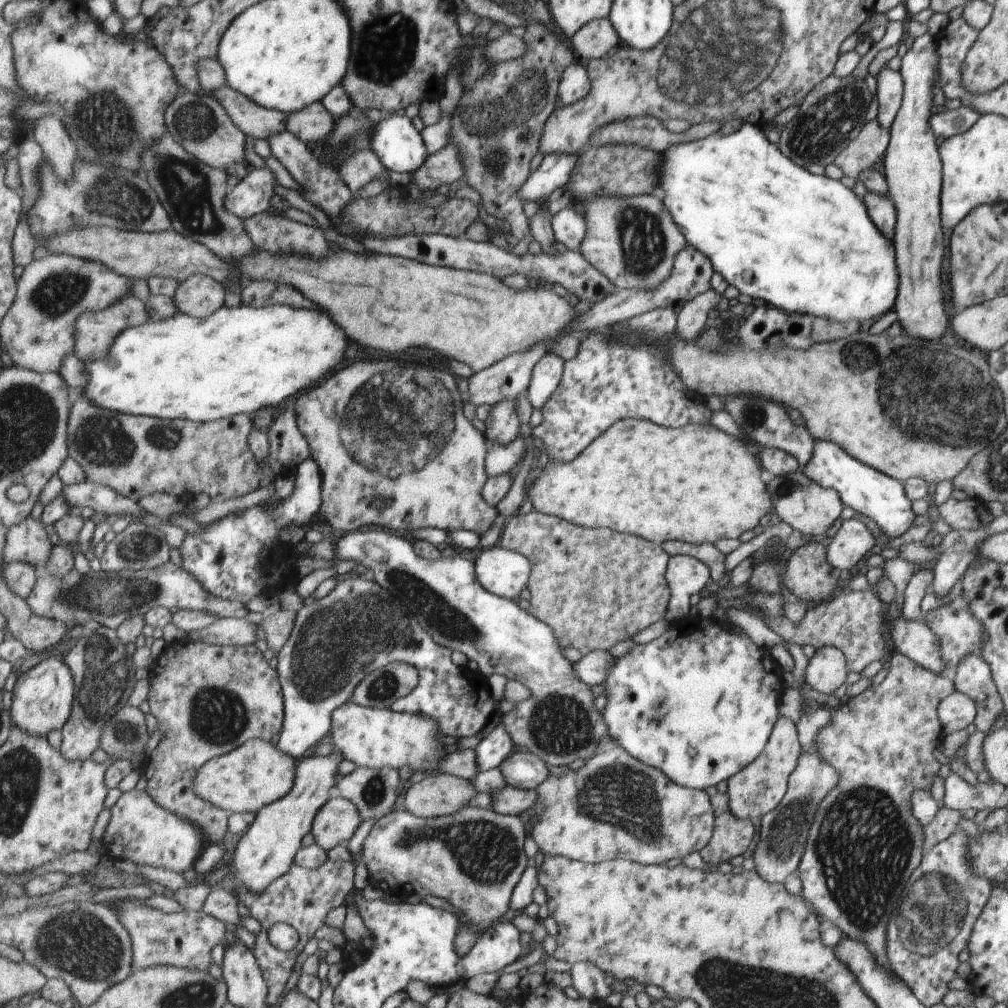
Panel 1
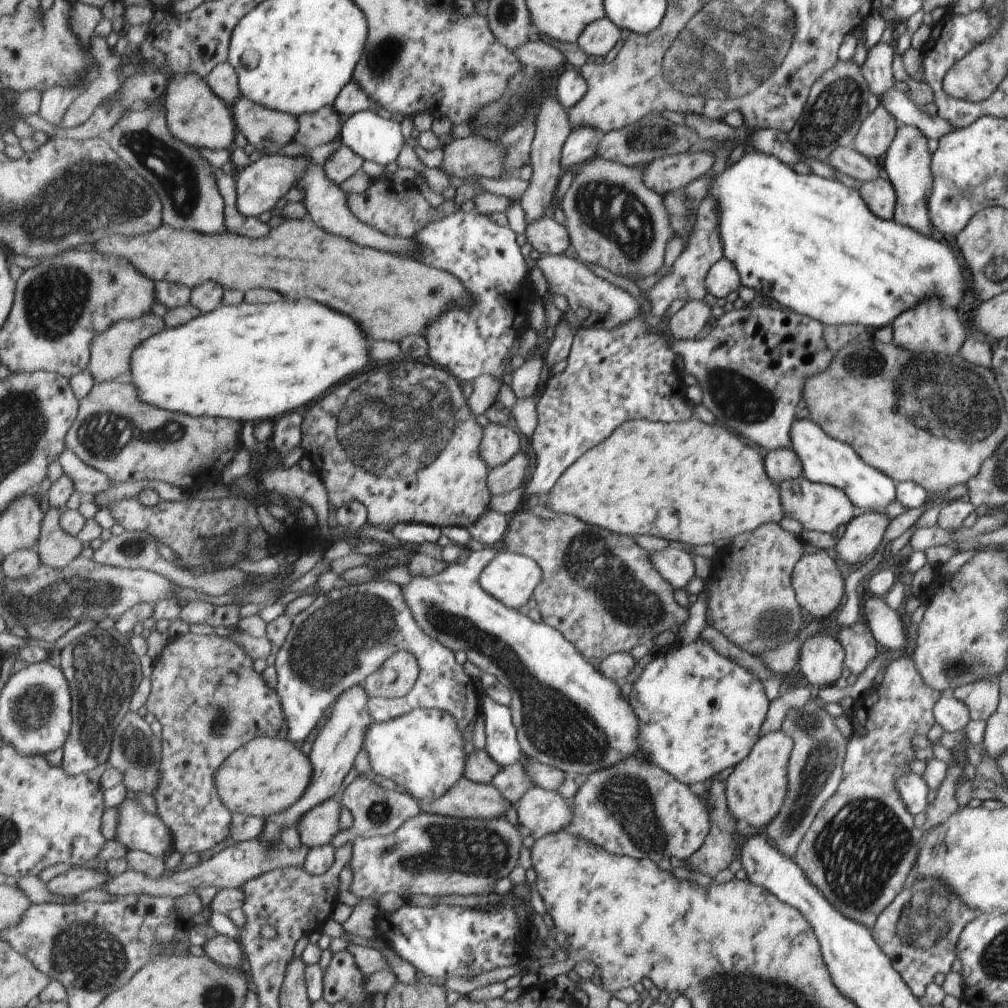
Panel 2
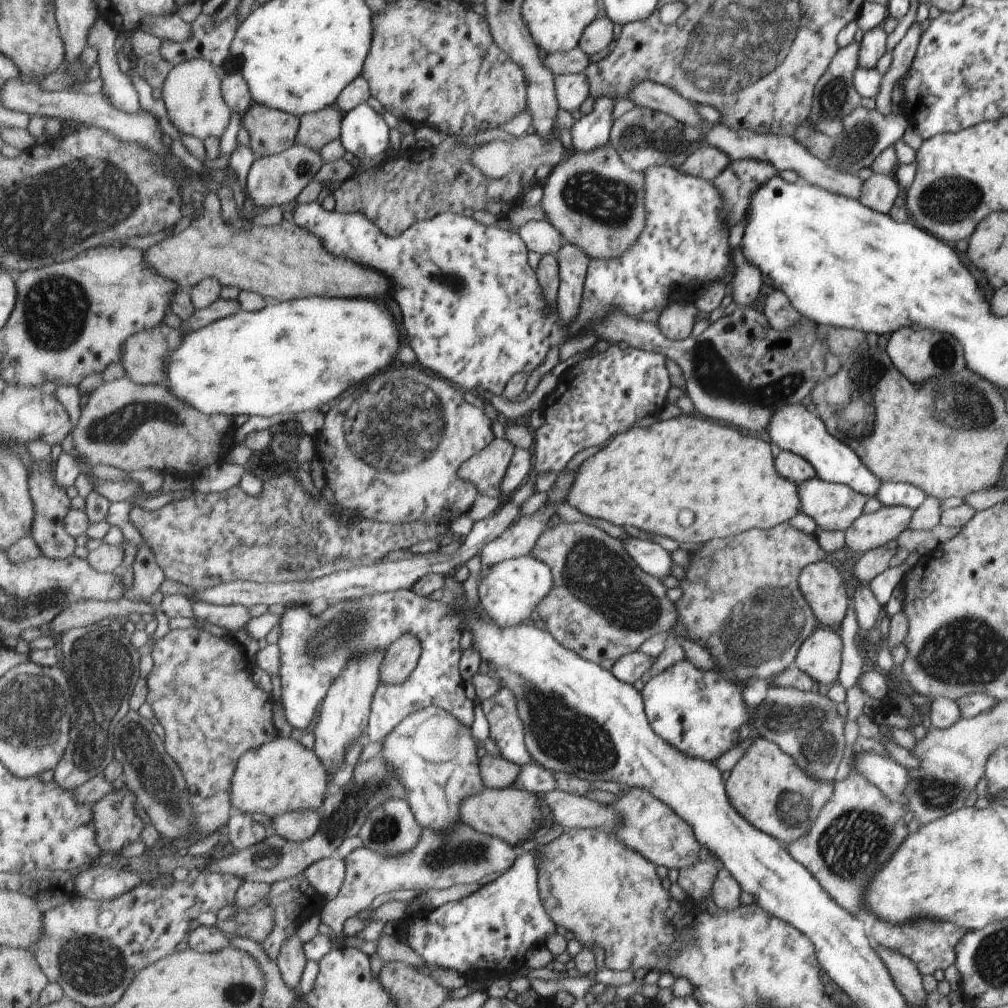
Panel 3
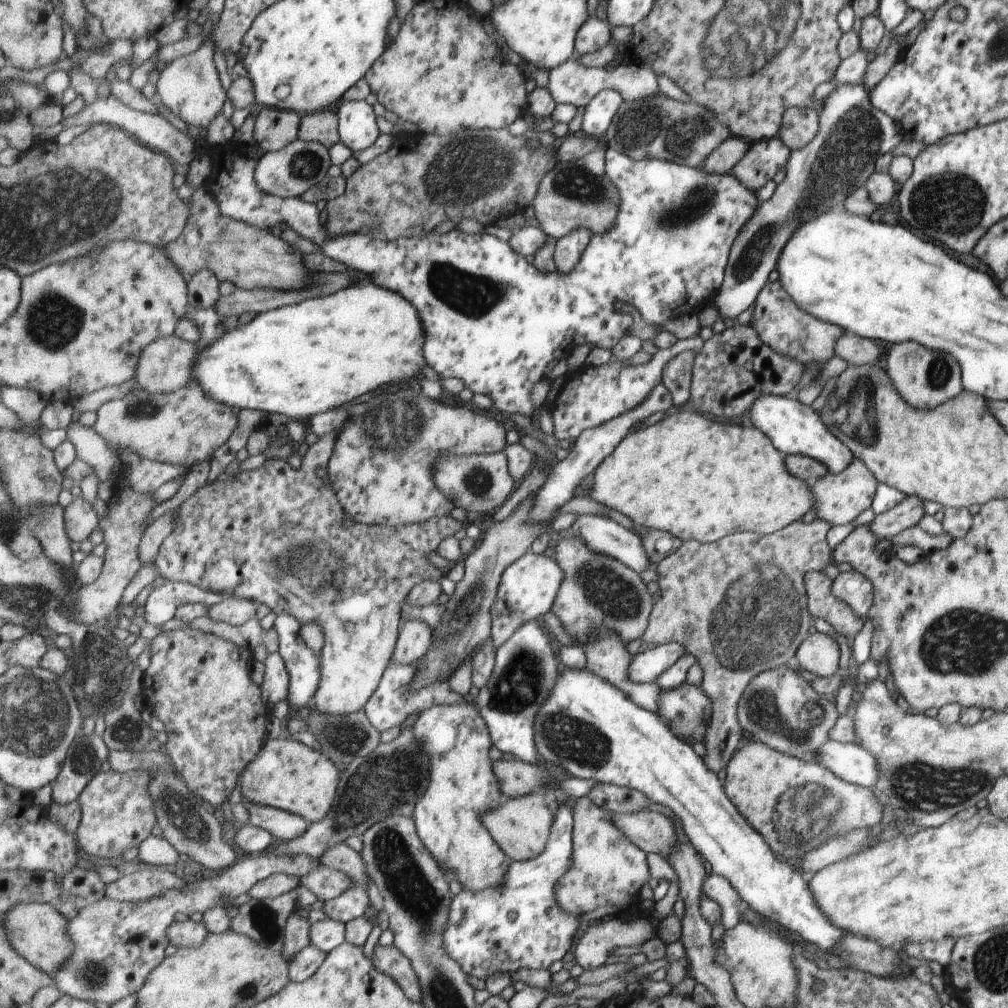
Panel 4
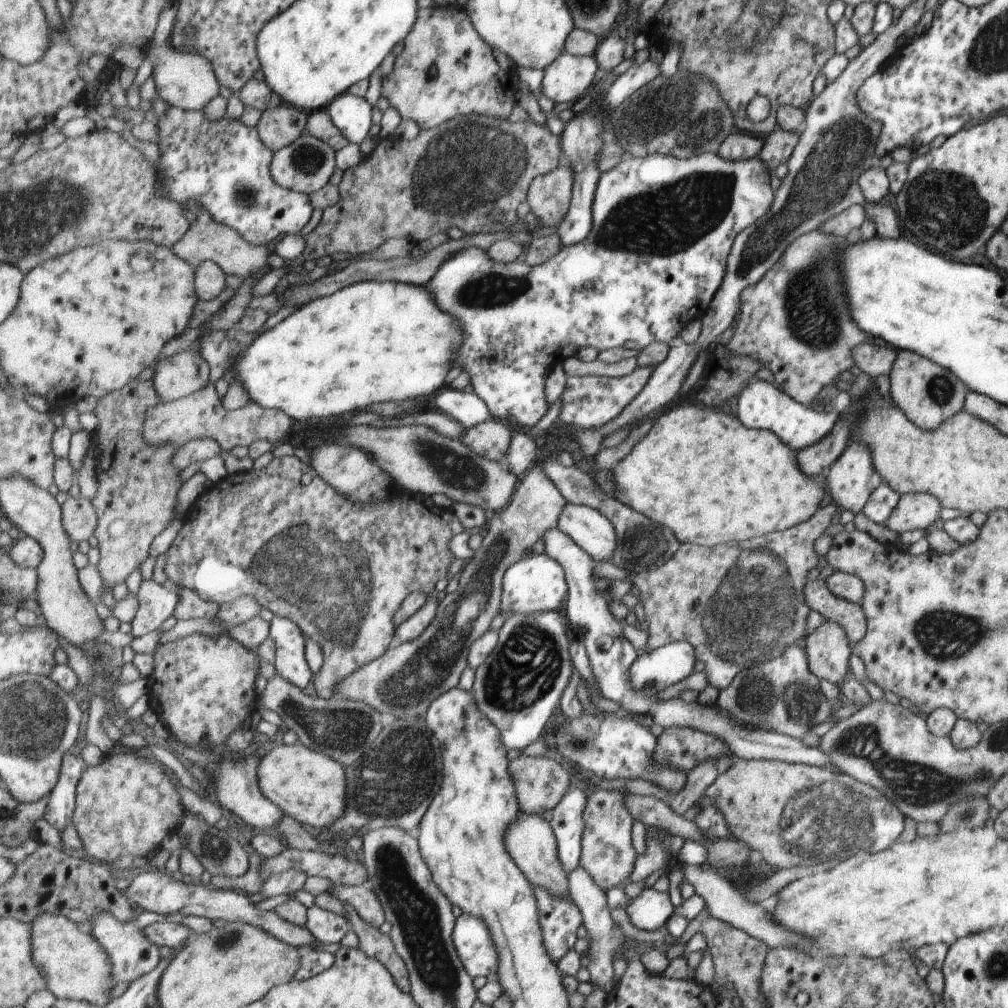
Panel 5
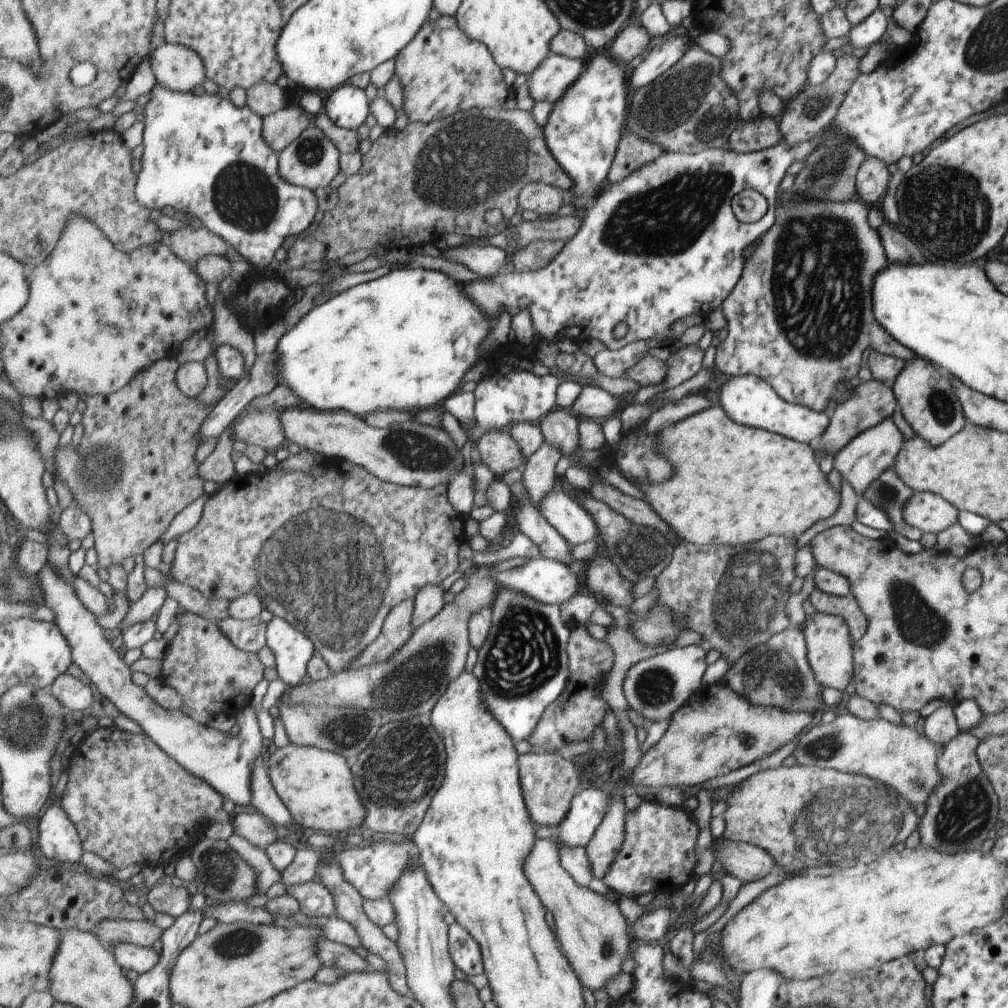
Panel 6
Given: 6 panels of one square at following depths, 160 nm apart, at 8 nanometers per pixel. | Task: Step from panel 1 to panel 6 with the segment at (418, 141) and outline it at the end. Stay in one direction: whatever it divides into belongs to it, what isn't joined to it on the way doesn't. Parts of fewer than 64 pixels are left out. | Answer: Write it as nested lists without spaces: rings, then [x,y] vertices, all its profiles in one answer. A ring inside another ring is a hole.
[[[352,82],[332,90],[326,98],[326,113],[340,127],[357,130],[370,112],[367,92]]]

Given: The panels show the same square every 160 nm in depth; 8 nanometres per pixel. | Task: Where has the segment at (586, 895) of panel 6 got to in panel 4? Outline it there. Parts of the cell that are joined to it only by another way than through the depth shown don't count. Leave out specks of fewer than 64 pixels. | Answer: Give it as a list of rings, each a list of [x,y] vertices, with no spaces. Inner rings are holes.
[[[539,793],[508,799],[501,807],[490,811],[484,817],[484,823],[511,863],[534,859],[542,853],[553,828],[551,812]]]

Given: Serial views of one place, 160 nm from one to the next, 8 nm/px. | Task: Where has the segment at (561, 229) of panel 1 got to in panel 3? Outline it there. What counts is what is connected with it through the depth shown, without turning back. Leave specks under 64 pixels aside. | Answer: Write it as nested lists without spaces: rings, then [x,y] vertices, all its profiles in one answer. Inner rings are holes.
[[[545,219],[525,222],[518,227],[517,233],[527,250],[537,256],[555,254],[563,244],[560,234]]]

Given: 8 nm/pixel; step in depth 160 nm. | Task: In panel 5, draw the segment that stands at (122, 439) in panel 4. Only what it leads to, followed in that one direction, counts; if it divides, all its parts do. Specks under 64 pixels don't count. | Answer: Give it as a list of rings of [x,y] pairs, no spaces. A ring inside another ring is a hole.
[[[211,382],[201,390],[176,401],[163,402],[151,407],[147,415],[146,441],[154,445],[173,443],[179,448],[193,439],[214,438],[219,441],[225,452],[235,446],[250,447],[256,440],[266,440],[278,445],[289,438],[293,419],[281,409],[265,408],[249,400],[244,407],[235,411],[225,410],[221,404],[215,383]]]

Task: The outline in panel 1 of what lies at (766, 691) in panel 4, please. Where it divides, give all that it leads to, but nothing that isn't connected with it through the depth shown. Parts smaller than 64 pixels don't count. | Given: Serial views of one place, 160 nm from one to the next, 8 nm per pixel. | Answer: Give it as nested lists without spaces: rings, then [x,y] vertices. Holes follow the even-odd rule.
[[[815,746],[808,749],[808,751],[800,751],[797,766],[794,768],[793,774],[790,775],[789,787],[787,787],[784,798],[773,811],[766,812],[760,820],[759,840],[757,840],[757,845],[752,855],[754,860],[753,869],[760,877],[765,878],[767,881],[783,883],[785,878],[797,868],[806,843],[810,824],[814,819],[816,806],[836,785],[839,777],[837,770],[822,759],[822,756],[815,750]]]

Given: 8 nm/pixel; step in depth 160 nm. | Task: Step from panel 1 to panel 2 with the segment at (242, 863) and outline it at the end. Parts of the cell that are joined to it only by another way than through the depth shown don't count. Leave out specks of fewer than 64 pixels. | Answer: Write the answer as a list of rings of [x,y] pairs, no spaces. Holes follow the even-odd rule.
[[[358,684],[346,690],[339,700],[335,701],[330,717],[312,741],[313,747],[309,757],[314,764],[314,779],[311,781],[310,788],[297,804],[294,804],[285,812],[273,815],[266,822],[266,829],[259,837],[260,839],[273,839],[276,841],[279,834],[281,834],[281,830],[283,830],[283,826],[297,826],[307,811],[329,801],[331,796],[335,796],[339,792],[339,788],[343,786],[347,774],[353,770],[355,759],[358,758],[361,751],[365,750],[366,734],[374,721],[368,711],[369,699],[370,696],[365,684]]]

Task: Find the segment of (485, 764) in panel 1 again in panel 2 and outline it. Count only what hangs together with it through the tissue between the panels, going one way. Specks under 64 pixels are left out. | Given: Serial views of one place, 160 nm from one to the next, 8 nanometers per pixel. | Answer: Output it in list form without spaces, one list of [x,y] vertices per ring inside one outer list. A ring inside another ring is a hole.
[[[485,696],[482,713],[485,720],[486,751],[502,766],[515,764],[521,758],[521,750],[515,738],[511,708]]]

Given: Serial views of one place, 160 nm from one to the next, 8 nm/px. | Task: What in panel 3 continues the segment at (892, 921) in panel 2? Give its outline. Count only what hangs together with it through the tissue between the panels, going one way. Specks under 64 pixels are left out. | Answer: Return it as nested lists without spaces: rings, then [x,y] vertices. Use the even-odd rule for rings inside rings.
[[[925,917],[906,921],[903,925],[888,925],[885,921],[875,919],[870,940],[872,944],[883,945],[909,957],[917,965],[921,976],[931,976],[932,972],[951,968],[951,964],[955,964],[955,947],[963,934],[958,925],[948,922],[939,924]]]

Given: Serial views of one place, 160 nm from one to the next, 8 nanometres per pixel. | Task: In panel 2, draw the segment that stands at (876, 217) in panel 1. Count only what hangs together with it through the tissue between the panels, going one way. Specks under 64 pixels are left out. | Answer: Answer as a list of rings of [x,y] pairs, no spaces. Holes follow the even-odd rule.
[[[880,177],[869,179],[857,191],[875,216],[885,220],[892,218],[897,198],[889,180]]]

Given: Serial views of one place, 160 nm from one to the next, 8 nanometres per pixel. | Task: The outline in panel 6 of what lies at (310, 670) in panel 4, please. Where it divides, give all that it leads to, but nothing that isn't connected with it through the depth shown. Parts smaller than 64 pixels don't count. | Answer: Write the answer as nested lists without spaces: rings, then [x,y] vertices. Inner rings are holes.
[[[284,617],[268,623],[266,637],[267,646],[275,653],[280,680],[292,687],[307,679],[307,666],[316,651],[314,641]]]

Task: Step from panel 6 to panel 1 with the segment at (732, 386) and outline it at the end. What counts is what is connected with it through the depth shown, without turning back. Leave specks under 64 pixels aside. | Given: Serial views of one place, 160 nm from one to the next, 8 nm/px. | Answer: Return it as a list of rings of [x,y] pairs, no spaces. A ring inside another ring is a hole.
[[[815,441],[813,456],[807,459],[801,472],[823,488],[835,489],[843,504],[873,520],[882,535],[891,539],[903,534],[915,516],[911,512],[910,500],[904,495],[902,482],[855,460],[845,449],[831,441]]]

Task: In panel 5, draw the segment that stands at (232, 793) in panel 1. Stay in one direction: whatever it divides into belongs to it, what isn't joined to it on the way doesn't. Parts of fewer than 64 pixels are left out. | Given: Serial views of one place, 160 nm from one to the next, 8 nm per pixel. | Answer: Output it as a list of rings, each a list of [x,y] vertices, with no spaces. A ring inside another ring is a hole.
[[[297,741],[293,745],[281,743],[271,748],[271,751],[263,756],[258,773],[263,794],[279,806],[285,815],[292,816],[301,824],[309,824],[313,828],[331,828],[346,815],[348,807],[346,767],[343,766],[342,762],[317,752],[301,742]]]

